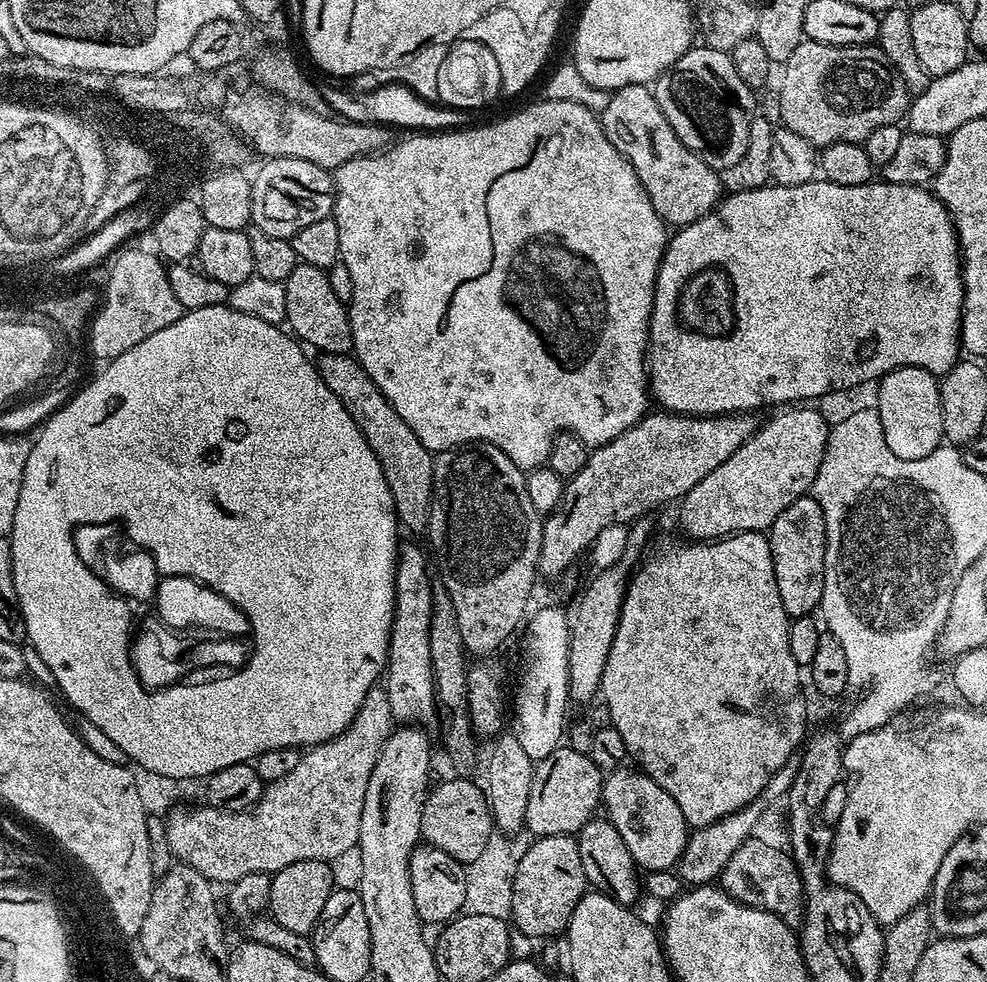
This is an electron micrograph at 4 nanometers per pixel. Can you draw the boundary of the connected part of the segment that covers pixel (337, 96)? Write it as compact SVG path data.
M384 82L381 88L372 88L369 92L347 92L344 88L323 89L324 100L337 117L354 122L382 124L408 130L456 130L469 123L469 113L458 108L445 107L423 100L417 92L412 92L399 82Z

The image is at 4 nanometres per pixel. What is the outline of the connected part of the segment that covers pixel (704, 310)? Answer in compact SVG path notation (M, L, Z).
M817 178L802 186L782 186L769 183L762 188L740 188L733 196L725 195L720 203L702 218L692 224L683 225L671 233L664 249L664 257L658 270L656 289L654 290L654 306L650 314L648 327L648 360L650 361L650 392L661 409L675 412L682 416L722 416L737 412L755 413L755 408L763 404L780 404L776 406L792 406L797 402L816 402L819 396L824 396L833 388L840 392L843 388L856 388L859 384L879 381L888 372L893 372L901 366L905 368L921 368L933 374L943 374L956 363L962 352L962 317L964 314L964 273L960 254L960 237L952 224L952 216L946 206L927 187L918 184L885 184L873 182L862 186L838 186L834 182Z

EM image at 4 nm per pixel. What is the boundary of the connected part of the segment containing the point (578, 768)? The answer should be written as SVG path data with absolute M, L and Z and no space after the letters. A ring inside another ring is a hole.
M561 746L554 750L546 758L542 758L534 768L532 773L532 785L530 786L530 802L526 806L525 829L533 837L541 836L562 836L565 834L575 834L580 831L580 827L597 815L596 807L601 807L601 783L602 773L598 766L586 753L579 753L569 746Z

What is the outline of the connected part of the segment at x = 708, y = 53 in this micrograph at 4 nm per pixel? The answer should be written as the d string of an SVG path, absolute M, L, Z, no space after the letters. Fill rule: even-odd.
M693 46L654 81L656 101L676 137L706 166L735 169L746 150L750 122L757 113L755 91L734 70L731 55L717 48Z

